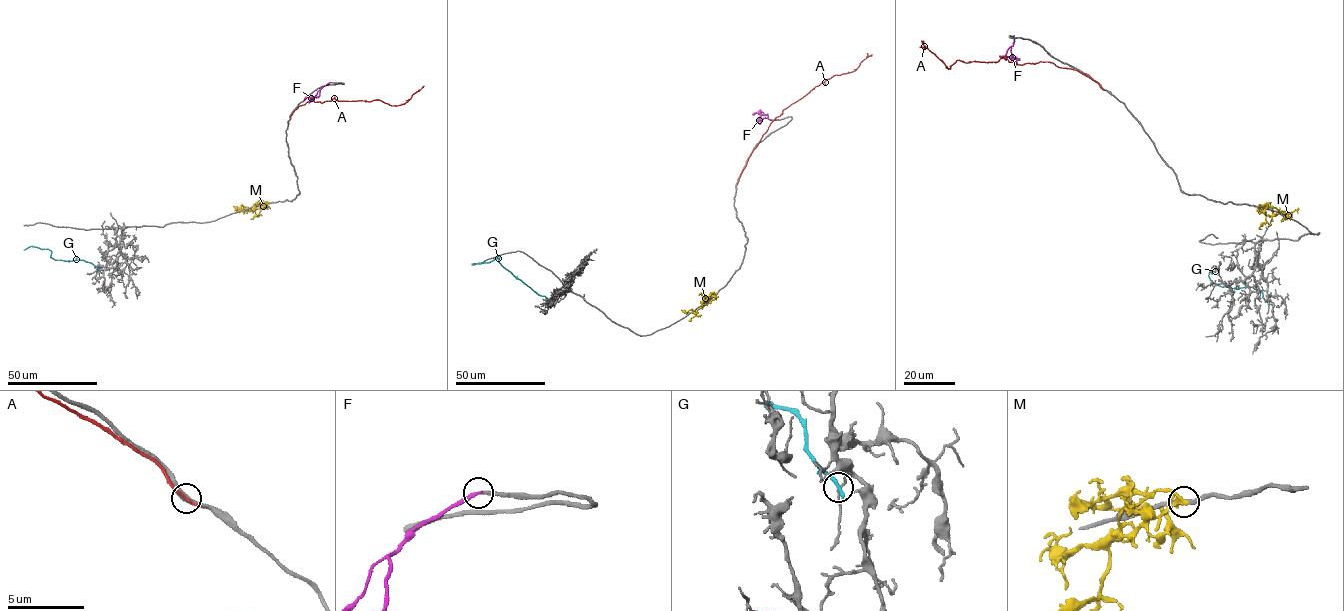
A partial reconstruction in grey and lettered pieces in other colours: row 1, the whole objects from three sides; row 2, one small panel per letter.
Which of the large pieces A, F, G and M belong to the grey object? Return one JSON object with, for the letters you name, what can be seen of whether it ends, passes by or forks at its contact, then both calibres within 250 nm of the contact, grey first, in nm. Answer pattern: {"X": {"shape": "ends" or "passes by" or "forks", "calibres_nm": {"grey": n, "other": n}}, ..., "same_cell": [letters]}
{"F": {"shape": "ends", "calibres_nm": {"grey": 220, "other": 280}}, "same_cell": ["F"]}

